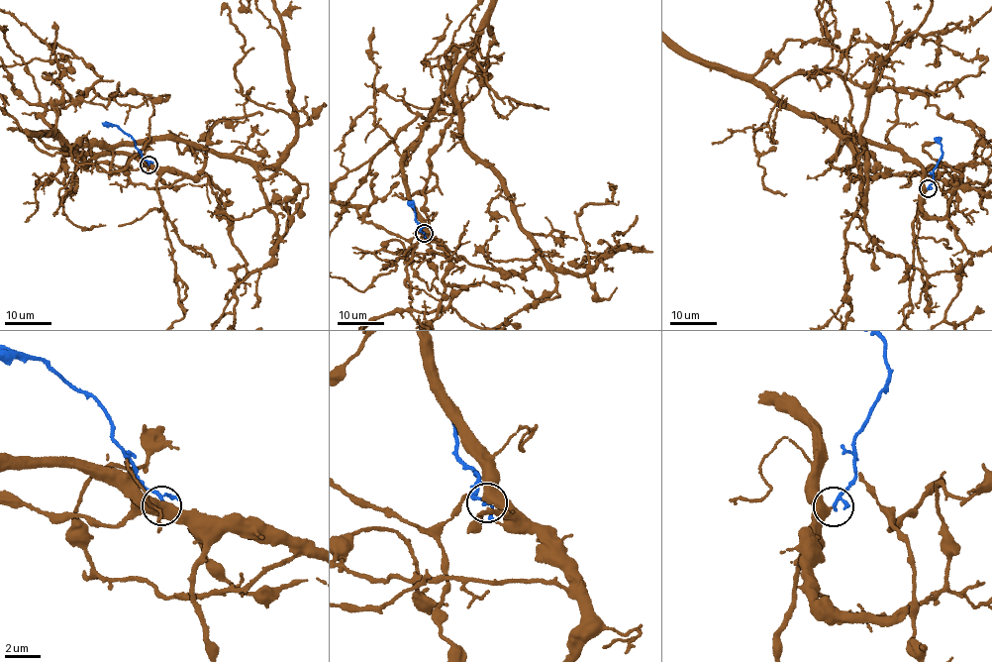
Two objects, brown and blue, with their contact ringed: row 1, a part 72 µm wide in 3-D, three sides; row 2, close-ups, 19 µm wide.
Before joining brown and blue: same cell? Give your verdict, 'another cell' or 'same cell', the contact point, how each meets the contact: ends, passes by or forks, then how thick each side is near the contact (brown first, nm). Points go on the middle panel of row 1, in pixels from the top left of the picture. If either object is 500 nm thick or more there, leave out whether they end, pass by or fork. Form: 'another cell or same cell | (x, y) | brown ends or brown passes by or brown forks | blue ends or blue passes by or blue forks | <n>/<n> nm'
same cell | (424, 233) | brown passes by | blue passes by | 480/140 nm

